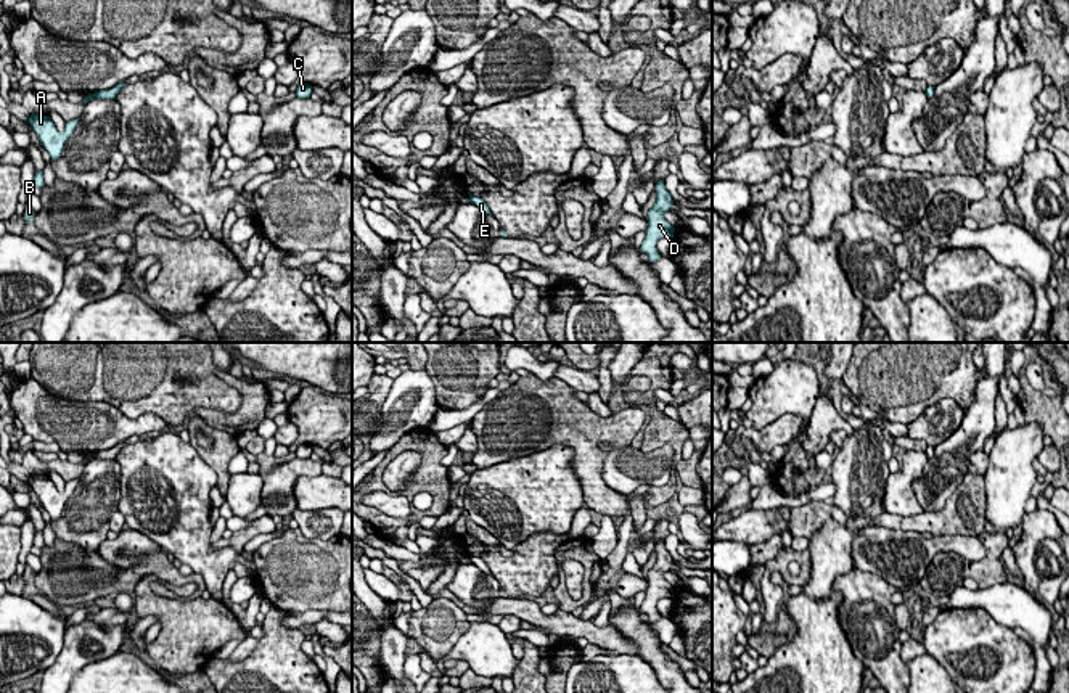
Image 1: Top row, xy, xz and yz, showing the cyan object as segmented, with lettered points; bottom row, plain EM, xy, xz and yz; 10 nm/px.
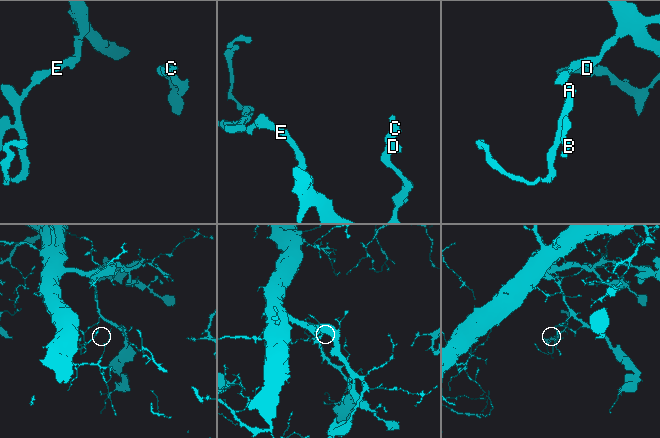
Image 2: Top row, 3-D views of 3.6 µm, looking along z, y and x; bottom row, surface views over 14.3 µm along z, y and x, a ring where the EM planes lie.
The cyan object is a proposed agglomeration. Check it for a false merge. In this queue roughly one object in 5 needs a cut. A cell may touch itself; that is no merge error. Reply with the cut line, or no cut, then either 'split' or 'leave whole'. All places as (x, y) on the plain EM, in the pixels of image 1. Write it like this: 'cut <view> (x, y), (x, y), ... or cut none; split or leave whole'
cut none; leave whole

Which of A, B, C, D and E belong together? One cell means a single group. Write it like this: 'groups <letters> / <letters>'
groups A B C D E

